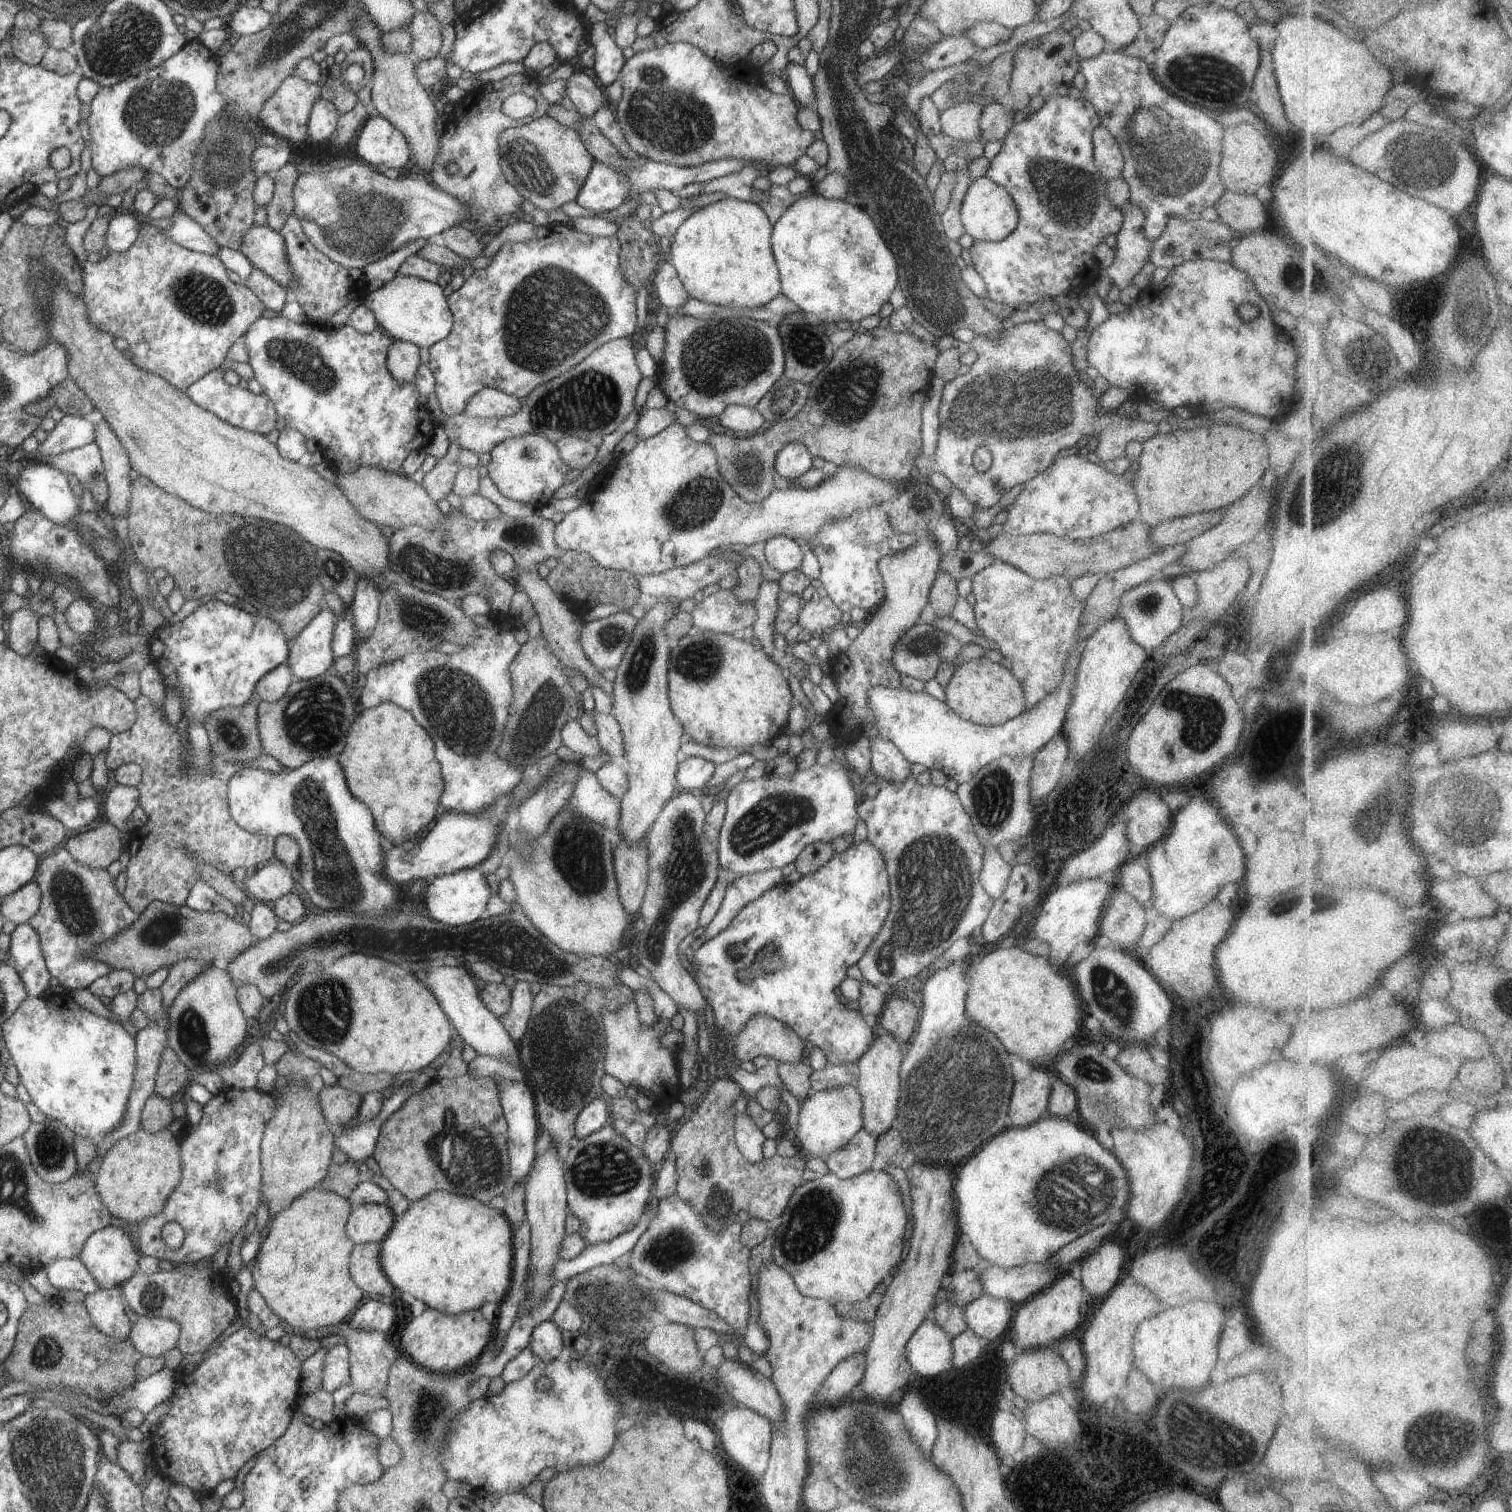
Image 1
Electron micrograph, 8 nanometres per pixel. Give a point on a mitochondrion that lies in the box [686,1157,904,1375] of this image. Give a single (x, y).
(813, 1221)

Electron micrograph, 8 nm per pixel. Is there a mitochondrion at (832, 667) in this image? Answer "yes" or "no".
no

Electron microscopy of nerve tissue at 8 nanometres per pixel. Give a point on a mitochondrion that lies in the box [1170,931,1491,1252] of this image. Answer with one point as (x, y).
(1432, 1148)

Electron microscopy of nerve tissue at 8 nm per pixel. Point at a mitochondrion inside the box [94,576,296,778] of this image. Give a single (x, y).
(227, 728)

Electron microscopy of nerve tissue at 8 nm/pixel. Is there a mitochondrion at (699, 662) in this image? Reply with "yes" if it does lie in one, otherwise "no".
yes

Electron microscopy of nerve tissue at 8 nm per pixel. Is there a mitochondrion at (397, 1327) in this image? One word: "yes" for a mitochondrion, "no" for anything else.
no

